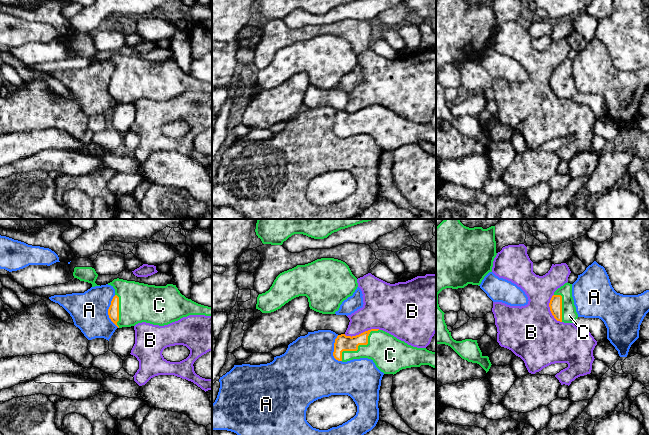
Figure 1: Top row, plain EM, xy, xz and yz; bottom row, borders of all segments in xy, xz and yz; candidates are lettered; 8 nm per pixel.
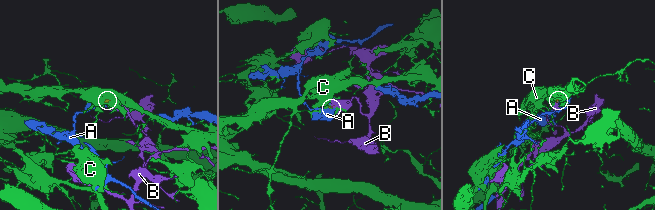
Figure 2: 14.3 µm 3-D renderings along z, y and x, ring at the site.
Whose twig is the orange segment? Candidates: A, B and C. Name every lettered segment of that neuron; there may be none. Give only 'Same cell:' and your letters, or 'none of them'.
Same cell: C

